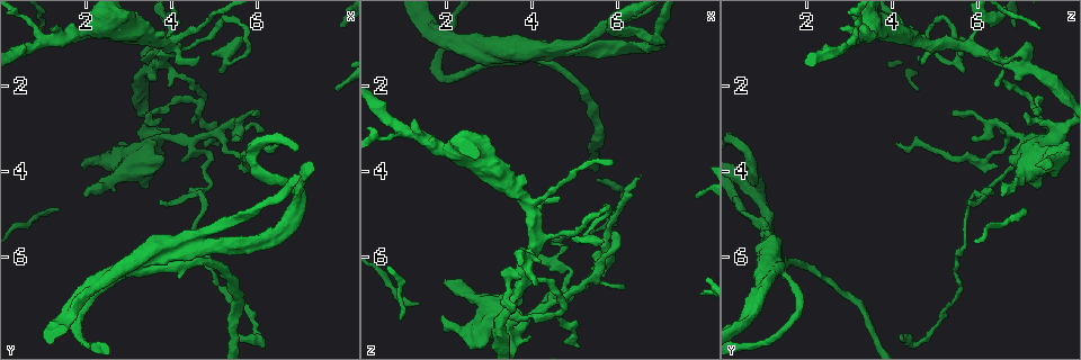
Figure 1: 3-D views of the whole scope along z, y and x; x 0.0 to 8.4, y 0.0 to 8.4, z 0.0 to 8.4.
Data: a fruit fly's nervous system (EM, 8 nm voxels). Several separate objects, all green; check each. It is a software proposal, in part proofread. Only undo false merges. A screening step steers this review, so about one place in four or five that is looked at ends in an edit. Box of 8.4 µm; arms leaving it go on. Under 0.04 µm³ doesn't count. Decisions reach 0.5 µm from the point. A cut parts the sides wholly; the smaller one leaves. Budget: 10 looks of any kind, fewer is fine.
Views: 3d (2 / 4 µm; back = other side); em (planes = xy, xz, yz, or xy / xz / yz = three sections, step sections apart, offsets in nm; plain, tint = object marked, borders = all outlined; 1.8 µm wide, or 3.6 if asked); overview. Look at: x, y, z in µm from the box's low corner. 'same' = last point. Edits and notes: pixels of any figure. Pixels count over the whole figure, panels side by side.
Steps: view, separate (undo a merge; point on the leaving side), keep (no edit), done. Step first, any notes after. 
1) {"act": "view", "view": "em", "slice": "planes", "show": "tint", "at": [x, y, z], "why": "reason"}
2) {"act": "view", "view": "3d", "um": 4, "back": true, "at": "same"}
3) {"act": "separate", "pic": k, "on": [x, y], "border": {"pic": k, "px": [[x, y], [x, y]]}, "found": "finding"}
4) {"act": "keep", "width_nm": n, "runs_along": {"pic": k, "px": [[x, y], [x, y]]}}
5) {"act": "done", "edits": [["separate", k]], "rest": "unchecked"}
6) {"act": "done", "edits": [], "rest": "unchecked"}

{"act": "view", "view": "em", "slice": "planes", "show": "tint", "at": [4.50, 3.35, 7.05], "why": "three arms meet"}

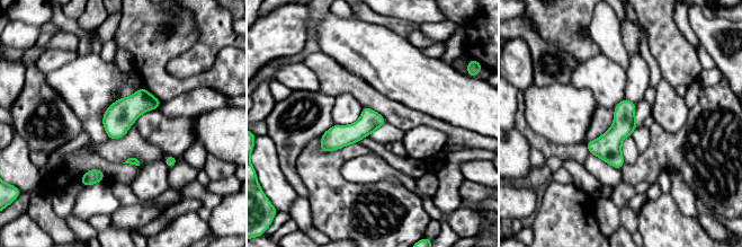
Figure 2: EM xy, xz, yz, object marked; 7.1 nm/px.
{"act": "keep", "runs_along": {"pic": 2, "px": [[382, 121], [369, 121], [323, 148]]}, "found": "one neuron here"}

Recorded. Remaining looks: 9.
{"act": "view", "view": "em", "slice": "planes", "show": "tint", "at": [6.90, 4.65, 1.00], "why": "three arms meet"}

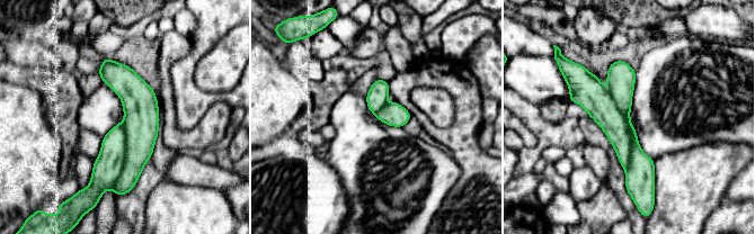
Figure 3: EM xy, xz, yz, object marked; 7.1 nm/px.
{"act": "keep", "found": "continuous, no second neuron"}

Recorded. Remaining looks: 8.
{"act": "view", "view": "3d", "um": 4, "at": [2.90, 6.20, 1.20], "why": "three arms meet"}

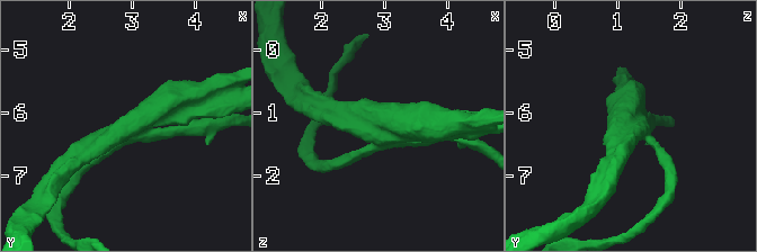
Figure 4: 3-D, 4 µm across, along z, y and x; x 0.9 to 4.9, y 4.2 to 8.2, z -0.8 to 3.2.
{"act": "view", "view": "em", "slice": "xy", "step": 16, "show": "tint", "at": [2.90, 6.25, 1.20], "arms": 3, "why": "need the tissue"}

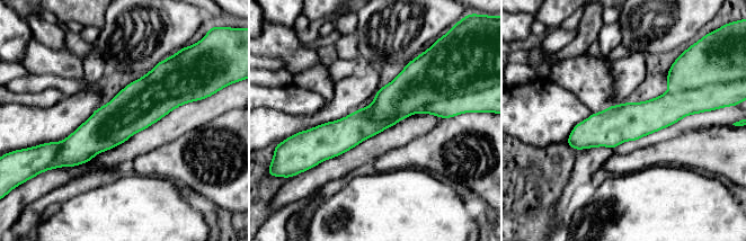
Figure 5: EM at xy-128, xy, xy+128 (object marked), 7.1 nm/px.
{"act": "view", "view": "em", "slice": "planes", "show": "tint", "at": "same", "why": "cut it another way"}

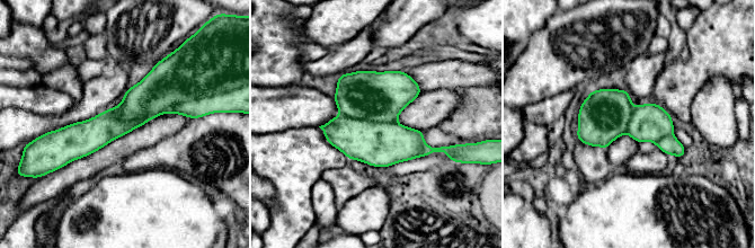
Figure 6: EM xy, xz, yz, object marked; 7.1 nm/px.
{"act": "separate", "pic": 6, "on": [669, 144], "width_nm": 240, "border": {"pic": 6, "px": [[671, 133], [663, 136], [656, 143]]}, "found": "a second neuron is stuck on"}

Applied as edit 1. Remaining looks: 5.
{"act": "view", "view": "3d", "um": 4, "at": [3.35, 0.80, 4.20], "why": "three arms meet"}

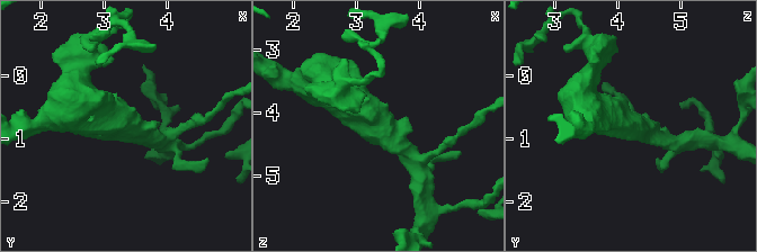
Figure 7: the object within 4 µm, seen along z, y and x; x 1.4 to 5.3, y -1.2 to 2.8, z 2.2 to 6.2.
{"act": "view", "view": "em", "slice": "planes", "show": "plain", "at": [3.35, 0.75, 4.20], "arms": 3, "arm_widths_nm": [190, 240, 320], "why": "need the tissue"}

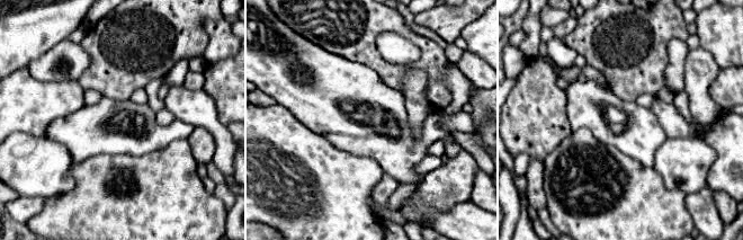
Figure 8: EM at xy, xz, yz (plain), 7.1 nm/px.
{"act": "view", "view": "em", "slice": "planes", "show": "tint", "at": "same"}

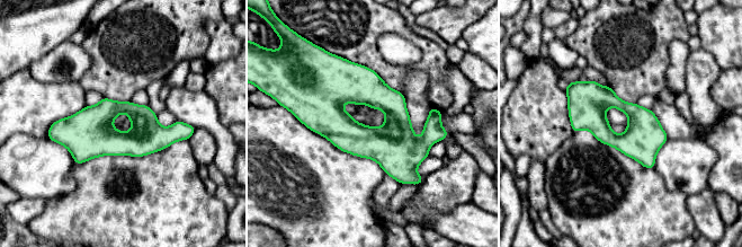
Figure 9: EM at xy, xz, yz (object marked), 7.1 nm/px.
{"act": "keep", "runs_along": {"pic": 9, "px": [[188, 128], [143, 139], [53, 130]]}, "found": "continuous, no second neuron"}

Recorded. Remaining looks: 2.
{"act": "done", "edits": [["separate", 6]], "rest": "unchecked"}

